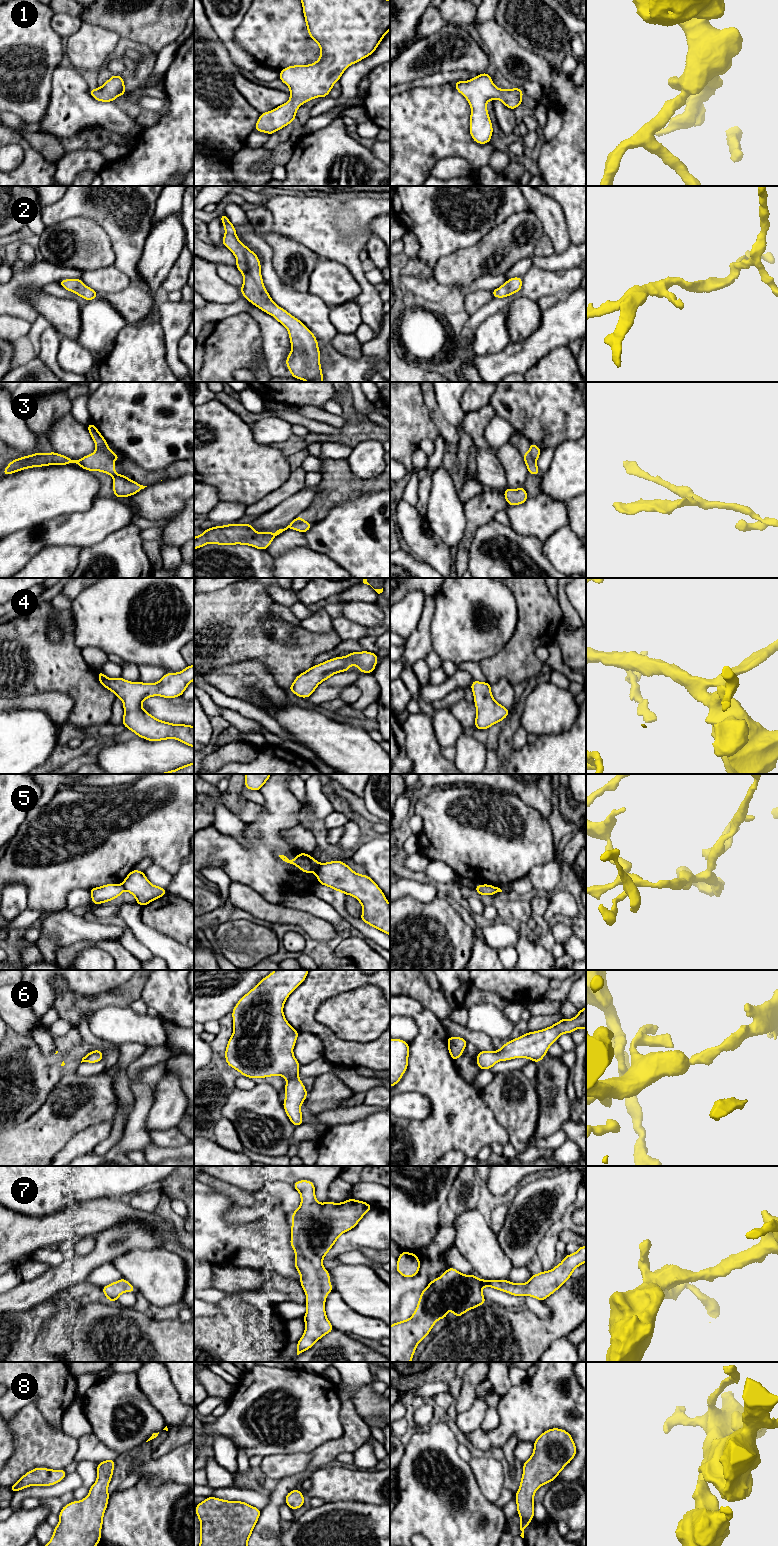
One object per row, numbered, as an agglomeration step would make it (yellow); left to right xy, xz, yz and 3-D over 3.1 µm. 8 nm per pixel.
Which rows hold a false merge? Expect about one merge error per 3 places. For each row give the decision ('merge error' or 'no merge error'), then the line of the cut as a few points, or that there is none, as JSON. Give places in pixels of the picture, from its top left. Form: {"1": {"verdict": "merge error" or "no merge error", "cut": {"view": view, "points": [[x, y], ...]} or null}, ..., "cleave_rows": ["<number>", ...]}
{"1": {"verdict": "no merge error", "cut": null}, "2": {"verdict": "no merge error", "cut": null}, "3": {"verdict": "merge error", "cut": {"view": "xy", "points": [[96, 450], [108, 452], [115, 458]]}}, "4": {"verdict": "no merge error", "cut": null}, "5": {"verdict": "merge error", "cut": {"view": "xz", "points": [[318, 863], [316, 875]]}}, "6": {"verdict": "no merge error", "cut": null}, "7": {"verdict": "no merge error", "cut": null}, "8": {"verdict": "no merge error", "cut": null}, "cleave_rows": ["3", "5"]}

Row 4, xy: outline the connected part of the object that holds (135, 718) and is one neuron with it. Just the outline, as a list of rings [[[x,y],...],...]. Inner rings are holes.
[[[194,665],[177,673],[168,672],[156,683],[131,682],[122,677],[110,679],[101,670],[98,671],[98,680],[122,700],[122,724],[138,737],[151,742],[176,739],[194,748],[194,726],[158,720],[141,706],[145,699],[154,696],[167,699],[182,696],[194,680]]]

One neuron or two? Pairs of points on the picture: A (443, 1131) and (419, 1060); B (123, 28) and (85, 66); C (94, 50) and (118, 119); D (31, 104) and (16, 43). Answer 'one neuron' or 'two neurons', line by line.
A: one neuron
B: two neurons
C: two neurons
D: one neuron

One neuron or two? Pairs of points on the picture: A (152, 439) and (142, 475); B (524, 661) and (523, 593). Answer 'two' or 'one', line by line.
A: two
B: one

